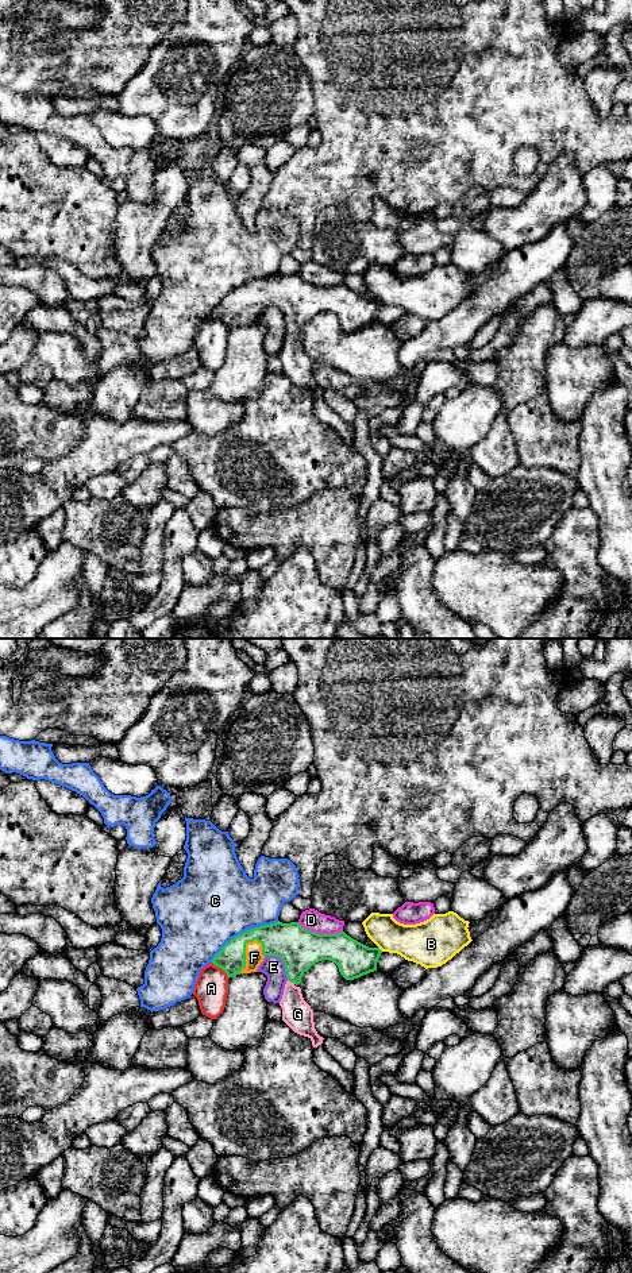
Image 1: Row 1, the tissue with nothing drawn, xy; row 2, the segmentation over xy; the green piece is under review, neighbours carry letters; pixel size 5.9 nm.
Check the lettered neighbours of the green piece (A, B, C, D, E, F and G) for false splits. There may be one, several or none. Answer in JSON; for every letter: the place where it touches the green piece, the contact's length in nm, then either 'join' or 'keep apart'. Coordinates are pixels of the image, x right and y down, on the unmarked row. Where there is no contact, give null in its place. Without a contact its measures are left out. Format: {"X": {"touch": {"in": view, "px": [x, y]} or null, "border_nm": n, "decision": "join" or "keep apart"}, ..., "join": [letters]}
{"A": {"touch": {"in": "xy", "px": [222, 320]}, "border_nm": 140, "decision": "keep apart"}, "B": {"touch": {"in": "xy", "px": [380, 301]}, "border_nm": 40, "decision": "keep apart"}, "C": {"touch": {"in": "xy", "px": [245, 284]}, "border_nm": 480, "decision": "keep apart"}, "D": {"touch": {"in": "xy", "px": [320, 286]}, "border_nm": 280, "decision": "keep apart"}, "E": {"touch": {"in": "xy", "px": [282, 312]}, "border_nm": 200, "decision": "keep apart"}, "F": {"touch": {"in": "xy", "px": [245, 305]}, "border_nm": 220, "decision": "join"}, "G": {"touch": {"in": "xy", "px": [292, 334]}, "border_nm": 50, "decision": "join"}, "join": ["F", "G"]}

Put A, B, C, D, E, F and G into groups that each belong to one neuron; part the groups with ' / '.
A / B / C / D / E / F G

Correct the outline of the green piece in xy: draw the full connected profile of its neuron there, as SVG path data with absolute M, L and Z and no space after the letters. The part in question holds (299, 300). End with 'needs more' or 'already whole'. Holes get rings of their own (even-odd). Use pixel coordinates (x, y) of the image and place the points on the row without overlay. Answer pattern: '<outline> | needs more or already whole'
M275 274L259 279L250 281L230 294L227 294L221 302L213 309L213 317L221 320L228 329L257 324L258 319L266 308L277 308L285 316L288 333L285 336L284 347L280 354L282 360L282 373L297 386L308 389L312 393L312 398L317 400L323 396L315 381L313 362L304 352L301 340L302 327L316 315L321 312L330 312L339 320L340 327L346 332L354 332L363 327L377 323L377 313L382 302L379 300L369 300L357 292L347 288L344 283L338 286L317 286L304 281L298 274L282 275Z | needs more

